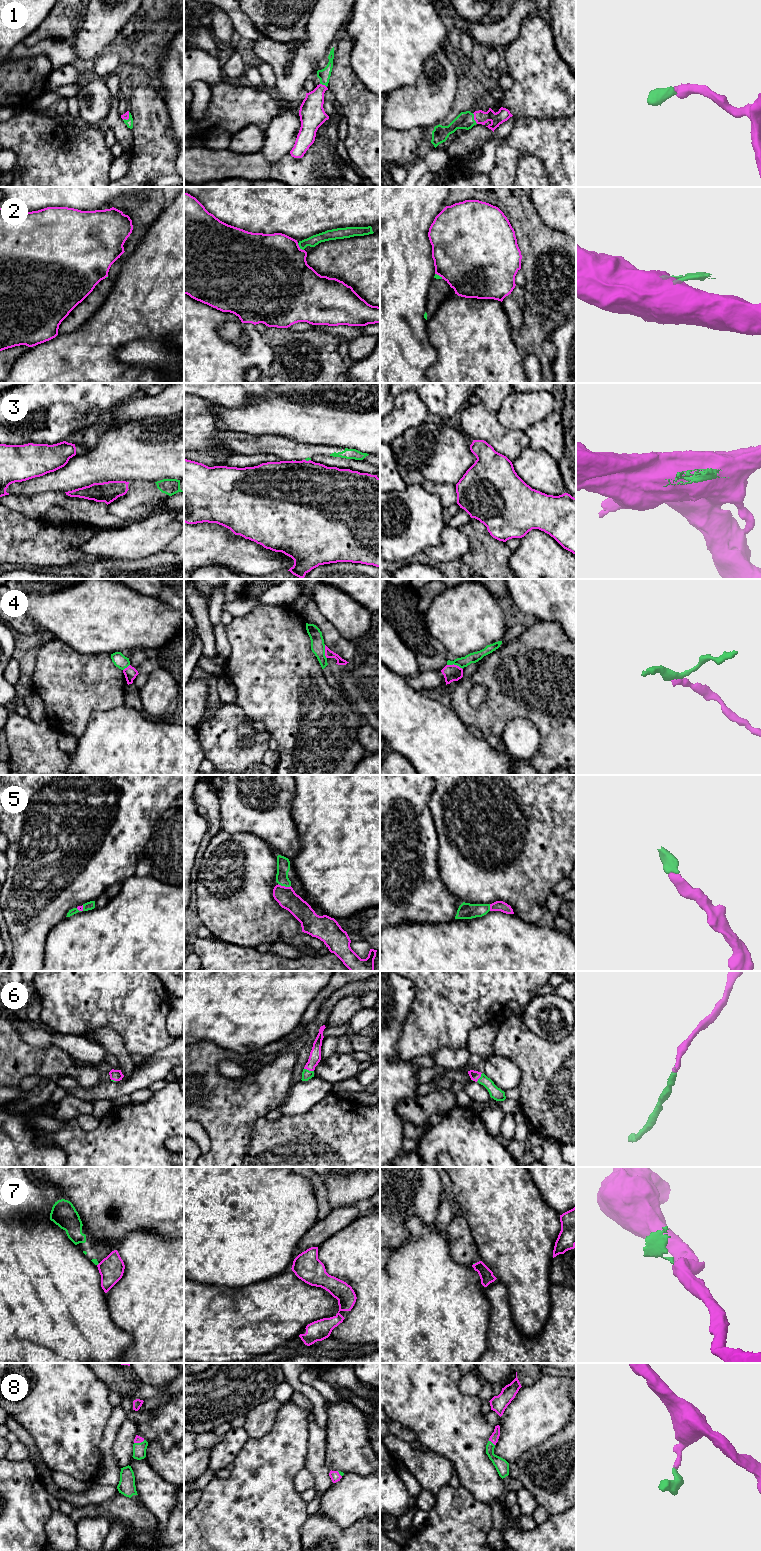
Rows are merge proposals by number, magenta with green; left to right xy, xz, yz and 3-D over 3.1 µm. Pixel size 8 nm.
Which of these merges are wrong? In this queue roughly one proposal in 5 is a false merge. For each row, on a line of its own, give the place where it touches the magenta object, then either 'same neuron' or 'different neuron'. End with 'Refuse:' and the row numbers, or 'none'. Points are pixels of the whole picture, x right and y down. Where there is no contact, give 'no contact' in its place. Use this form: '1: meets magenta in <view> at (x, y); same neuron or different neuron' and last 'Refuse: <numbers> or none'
1: meets magenta in yz at (474, 118); same neuron
2: meets magenta in xz at (299, 247); different neuron
3: meets magenta in xz at (309, 460); different neuron
4: meets magenta in yz at (455, 665); different neuron
5: meets magenta in xz at (284, 886); same neuron
6: meets magenta in xz at (309, 1070); same neuron
7: meets magenta in xy at (98, 1264); different neuron
8: meets magenta in yz at (492, 1442); same neuron
Refuse: 2, 3, 4, 7

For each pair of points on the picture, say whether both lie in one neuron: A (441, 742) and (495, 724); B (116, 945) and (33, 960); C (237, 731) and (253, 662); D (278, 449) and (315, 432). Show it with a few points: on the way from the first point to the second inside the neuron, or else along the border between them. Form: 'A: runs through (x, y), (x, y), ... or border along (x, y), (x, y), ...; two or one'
A: border along (450, 707), (465, 725); two
B: border along (48, 935), (45, 941), (45, 957), (43, 960); two
C: border along (235, 703), (247, 716); two
D: border along (273, 435), (319, 445); two

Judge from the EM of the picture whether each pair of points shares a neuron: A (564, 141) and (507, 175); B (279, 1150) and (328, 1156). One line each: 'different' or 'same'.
A: same
B: same

